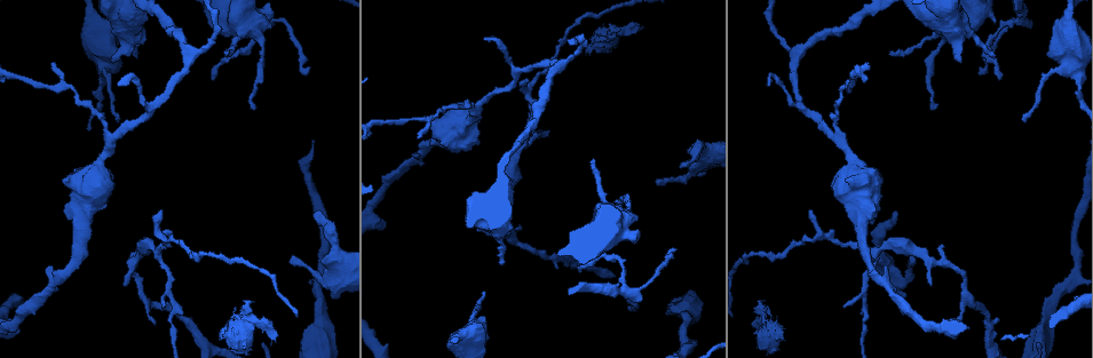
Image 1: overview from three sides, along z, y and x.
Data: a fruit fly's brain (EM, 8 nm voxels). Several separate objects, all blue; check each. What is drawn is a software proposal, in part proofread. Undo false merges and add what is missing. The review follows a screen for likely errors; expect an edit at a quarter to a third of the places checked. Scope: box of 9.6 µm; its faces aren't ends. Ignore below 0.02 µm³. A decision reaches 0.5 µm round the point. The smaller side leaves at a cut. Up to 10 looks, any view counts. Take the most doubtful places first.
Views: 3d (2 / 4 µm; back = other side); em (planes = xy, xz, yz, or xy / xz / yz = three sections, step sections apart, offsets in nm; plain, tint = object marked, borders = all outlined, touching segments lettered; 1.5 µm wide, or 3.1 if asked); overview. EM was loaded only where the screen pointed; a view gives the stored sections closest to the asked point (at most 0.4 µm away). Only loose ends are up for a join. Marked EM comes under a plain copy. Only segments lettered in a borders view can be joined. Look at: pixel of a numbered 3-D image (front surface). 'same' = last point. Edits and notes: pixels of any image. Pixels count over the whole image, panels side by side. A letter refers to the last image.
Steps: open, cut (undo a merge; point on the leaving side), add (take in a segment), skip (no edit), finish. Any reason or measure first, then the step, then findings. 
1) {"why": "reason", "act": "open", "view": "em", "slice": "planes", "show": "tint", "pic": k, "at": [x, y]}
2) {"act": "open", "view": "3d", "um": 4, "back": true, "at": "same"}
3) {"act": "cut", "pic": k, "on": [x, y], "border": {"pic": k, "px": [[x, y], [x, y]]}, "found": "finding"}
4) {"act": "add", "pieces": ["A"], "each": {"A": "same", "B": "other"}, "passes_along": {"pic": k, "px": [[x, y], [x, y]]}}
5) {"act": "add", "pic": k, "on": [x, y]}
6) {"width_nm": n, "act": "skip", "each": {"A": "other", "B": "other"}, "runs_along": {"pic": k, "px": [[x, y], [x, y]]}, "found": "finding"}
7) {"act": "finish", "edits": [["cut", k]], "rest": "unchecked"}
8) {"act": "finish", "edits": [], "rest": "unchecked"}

{"why": "free end", "act": "open", "view": "3d", "um": 4, "pic": 1, "at": [482, 295]}

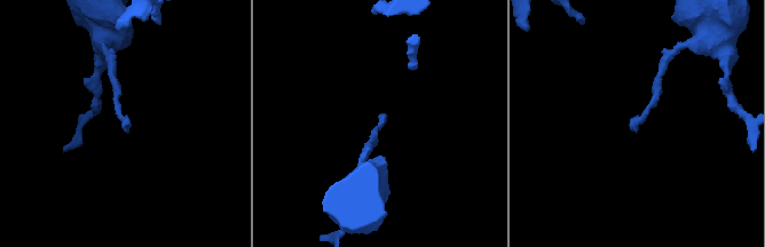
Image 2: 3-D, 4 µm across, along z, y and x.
{"why": "now the EM", "act": "open", "view": "em", "slice": "yz", "step": 8, "show": "borders", "pic": 2, "at": [379, 118]}

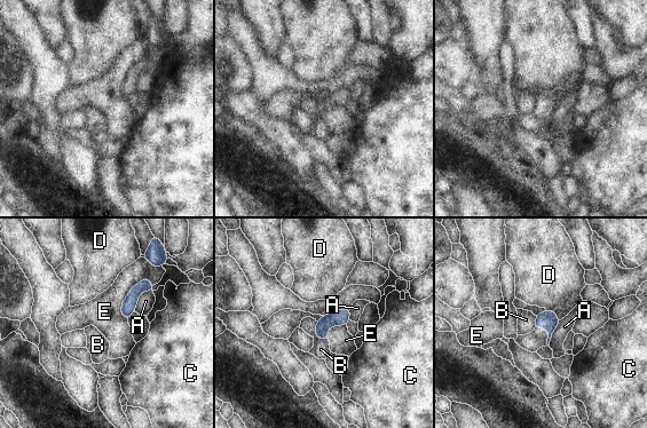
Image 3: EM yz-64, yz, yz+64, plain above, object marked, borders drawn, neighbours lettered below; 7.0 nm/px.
{"why": "cut it another way", "act": "open", "view": "em", "slice": "planes", "show": "borders", "at": "same"}

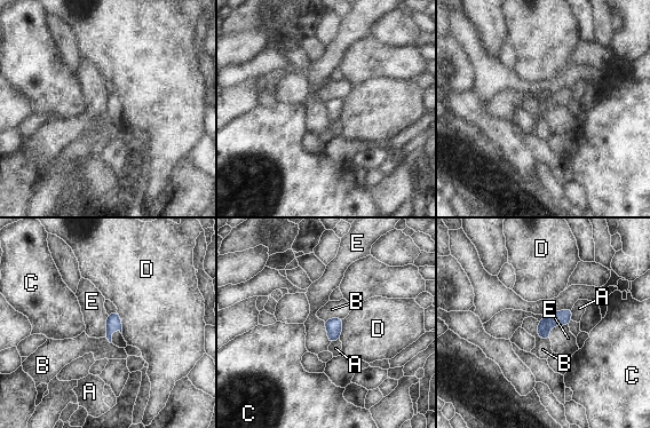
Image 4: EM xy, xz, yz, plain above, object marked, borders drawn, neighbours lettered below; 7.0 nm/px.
{"act": "skip", "each": {"A": "other", "B": "other", "C": "other", "D": "other", "E": "other"}, "border": {"pic": 4, "px": [[568, 324], [555, 325], [549, 339]]}, "found": "no lettered segment goes on from it"}

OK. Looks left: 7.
{"why": "thick turns thin", "act": "open", "view": "3d", "um": 4, "pic": 1, "at": [239, 35]}

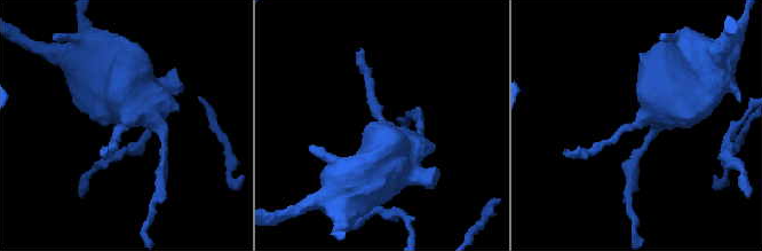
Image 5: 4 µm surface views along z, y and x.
{"why": "need the tissue", "act": "open", "view": "em", "slice": "yz", "step": 4, "show": "borders", "pic": 5, "at": [128, 122]}

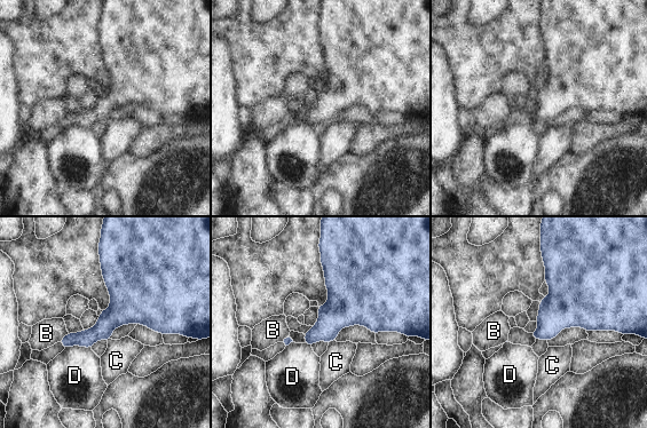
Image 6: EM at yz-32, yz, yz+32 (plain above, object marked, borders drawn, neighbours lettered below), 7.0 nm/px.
{"width_nm": 260, "act": "skip", "each": {"B": "other", "C": "other", "D": "other"}, "found": "all the same neuron"}

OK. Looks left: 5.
{"why": "free end", "act": "open", "view": "em", "slice": "xz", "step": 4, "show": "borders", "pic": 1, "at": [475, 327]}

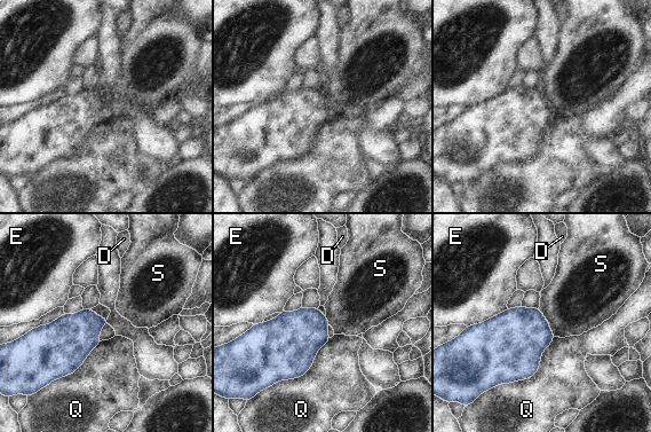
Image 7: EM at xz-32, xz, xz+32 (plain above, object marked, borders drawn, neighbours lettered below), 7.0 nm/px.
{"why": "cut it another way", "act": "open", "view": "em", "slice": "planes", "show": "borders", "at": "same"}

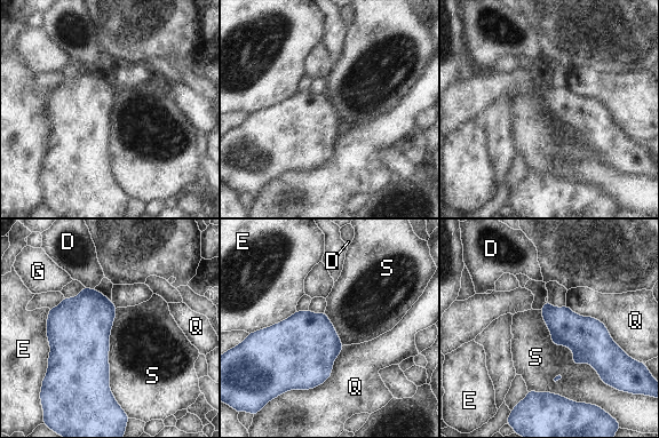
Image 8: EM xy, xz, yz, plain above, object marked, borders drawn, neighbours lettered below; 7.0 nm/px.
{"act": "skip", "each": {"D": "other", "E": "other", "G": "other", "Q": "other", "S": "other"}, "border": {"pic": 8, "px": [[48, 308], [48, 368], [39, 393]]}, "found": "none of them fits"}

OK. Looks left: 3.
{"why": "thin end", "act": "open", "view": "em", "slice": "xz", "step": 8, "show": "borders", "pic": 1, "at": [619, 205]}

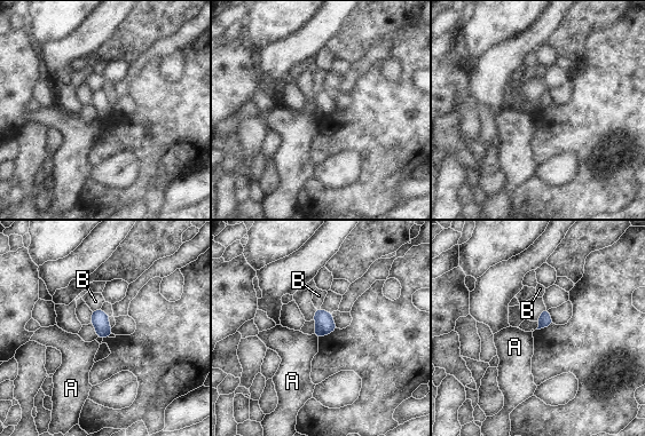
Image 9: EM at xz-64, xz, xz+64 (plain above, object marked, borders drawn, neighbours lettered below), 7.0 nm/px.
{"width_nm": 90, "act": "skip", "each": {"A": "other", "B": "other"}, "border": {"pic": 9, "px": [[314, 333], [317, 338]]}, "found": "no lettered segment goes on from it"}

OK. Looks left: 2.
{"act": "finish", "edits": [], "rest": "unchecked"}

